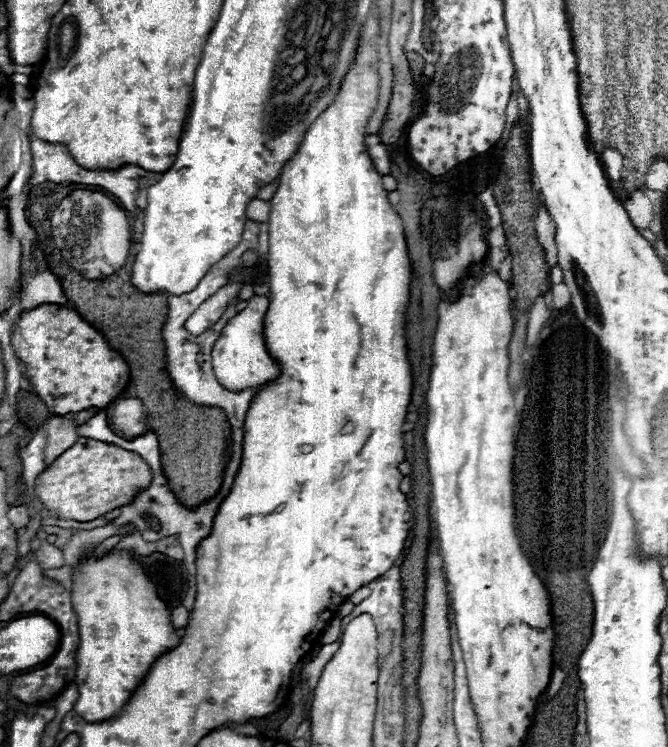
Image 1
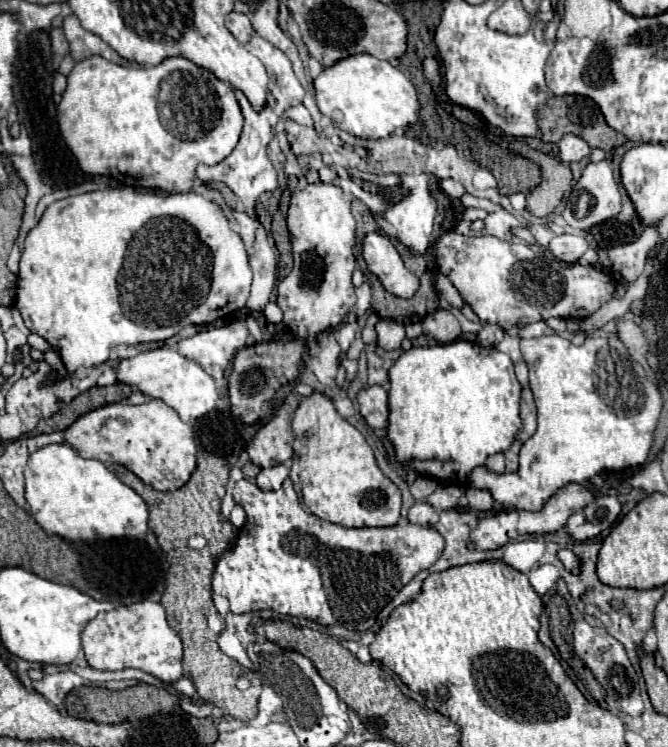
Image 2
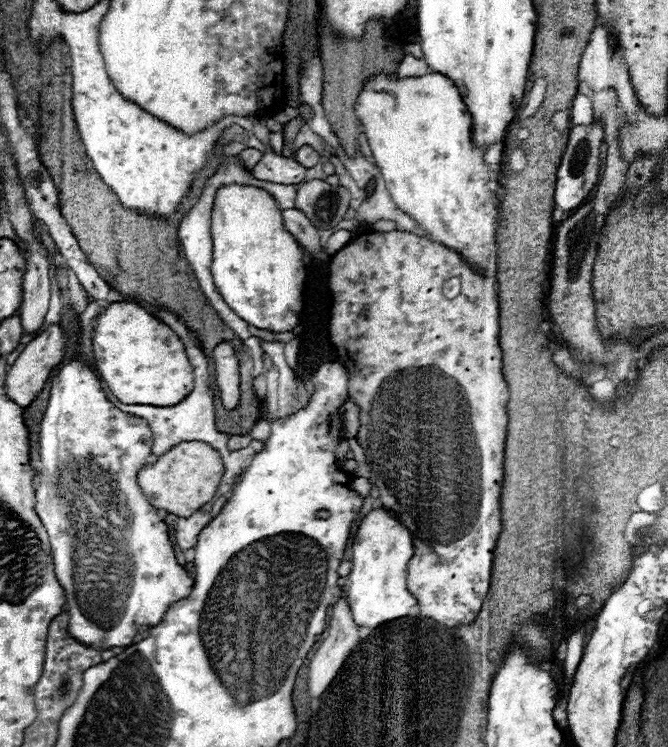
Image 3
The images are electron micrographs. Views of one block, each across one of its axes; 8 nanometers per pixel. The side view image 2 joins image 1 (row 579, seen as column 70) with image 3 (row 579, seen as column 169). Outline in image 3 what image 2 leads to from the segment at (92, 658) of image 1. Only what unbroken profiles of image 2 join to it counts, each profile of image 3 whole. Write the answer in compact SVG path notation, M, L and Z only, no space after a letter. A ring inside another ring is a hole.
M80 354L74 356L62 368L58 368L58 374L50 382L50 400L48 400L48 408L44 412L44 418L40 422L40 460L42 460L40 476L42 476L42 480L40 480L40 486L36 490L36 514L40 516L42 524L48 530L50 546L52 546L52 558L54 558L54 572L56 572L56 578L66 592L66 606L68 606L68 614L70 614L68 632L74 640L78 640L90 648L114 648L114 646L126 648L126 646L130 646L134 642L134 636L136 636L140 626L144 626L144 624L156 626L158 622L162 622L168 606L186 598L194 586L188 572L176 562L172 540L168 534L168 526L158 518L158 510L146 502L146 496L138 488L136 472L148 460L150 452L152 452L150 426L142 418L136 418L134 414L126 414L126 412L118 410L106 398L106 394L102 390L102 382L98 380L94 370L84 362L84 358Z

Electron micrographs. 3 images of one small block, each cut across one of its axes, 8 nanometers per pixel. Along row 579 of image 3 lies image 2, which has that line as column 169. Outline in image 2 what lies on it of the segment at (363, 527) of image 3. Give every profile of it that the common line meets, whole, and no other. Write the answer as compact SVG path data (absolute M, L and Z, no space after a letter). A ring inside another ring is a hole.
M156 348L142 352L134 358L122 360L118 366L118 380L128 386L136 386L142 394L150 398L164 400L170 408L174 408L180 414L184 422L208 414L210 410L214 410L214 406L216 406L215 410L230 408L227 378L226 386L218 386L218 382L214 382L214 378L206 374L206 370L198 366L198 362L178 354L172 348Z

